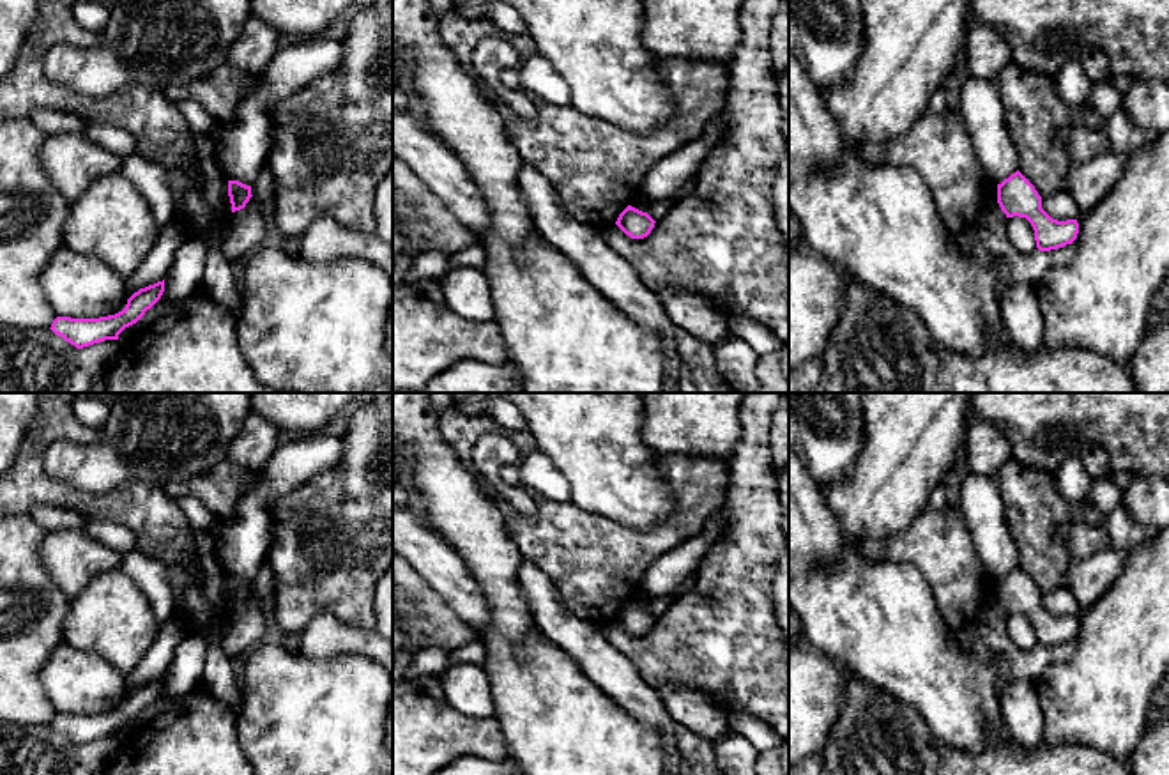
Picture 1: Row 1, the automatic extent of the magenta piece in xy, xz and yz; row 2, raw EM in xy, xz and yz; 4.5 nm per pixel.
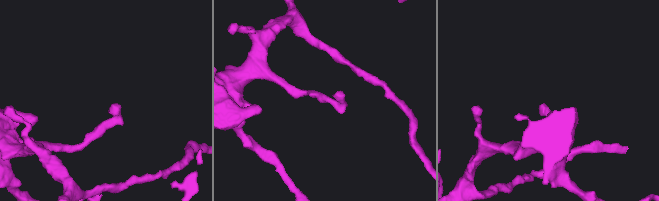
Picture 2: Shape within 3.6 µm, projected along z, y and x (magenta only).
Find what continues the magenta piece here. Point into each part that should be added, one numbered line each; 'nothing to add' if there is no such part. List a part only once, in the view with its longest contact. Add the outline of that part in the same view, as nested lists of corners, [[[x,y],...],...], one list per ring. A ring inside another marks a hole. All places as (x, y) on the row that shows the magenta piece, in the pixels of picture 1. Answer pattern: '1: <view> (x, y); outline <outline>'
nothing to add

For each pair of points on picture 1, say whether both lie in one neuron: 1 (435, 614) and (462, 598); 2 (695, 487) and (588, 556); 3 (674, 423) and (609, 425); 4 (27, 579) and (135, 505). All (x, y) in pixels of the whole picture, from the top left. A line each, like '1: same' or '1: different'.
1: different
2: same
3: different
4: different

